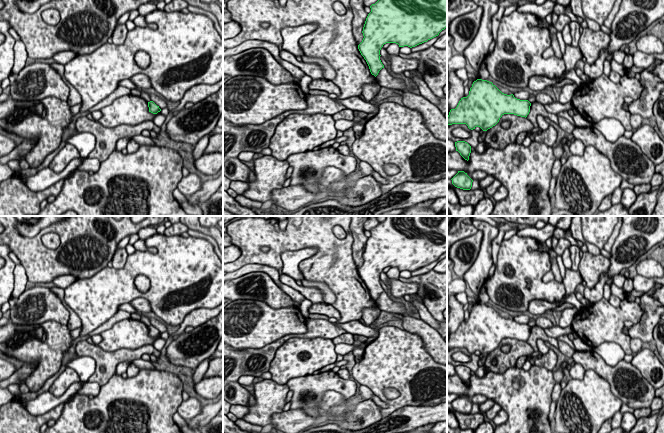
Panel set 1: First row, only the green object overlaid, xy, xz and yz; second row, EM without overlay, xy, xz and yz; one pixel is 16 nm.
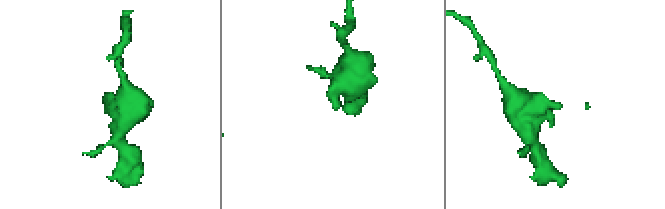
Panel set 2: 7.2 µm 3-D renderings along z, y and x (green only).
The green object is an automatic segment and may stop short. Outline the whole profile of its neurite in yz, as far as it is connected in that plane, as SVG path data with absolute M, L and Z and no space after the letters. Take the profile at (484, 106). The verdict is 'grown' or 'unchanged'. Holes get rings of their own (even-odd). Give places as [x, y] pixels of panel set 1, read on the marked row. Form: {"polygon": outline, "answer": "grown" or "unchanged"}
{"polygon": "M477 79L473 82L469 95L461 98L457 107L450 110L447 124L466 124L471 130L478 126L487 131L504 114L526 118L530 106L528 100L517 99L513 94L504 94L492 82Z", "answer": "unchanged"}

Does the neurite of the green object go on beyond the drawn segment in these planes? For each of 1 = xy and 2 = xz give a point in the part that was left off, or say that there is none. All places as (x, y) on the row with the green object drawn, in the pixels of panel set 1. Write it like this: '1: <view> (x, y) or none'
1: none
2: none

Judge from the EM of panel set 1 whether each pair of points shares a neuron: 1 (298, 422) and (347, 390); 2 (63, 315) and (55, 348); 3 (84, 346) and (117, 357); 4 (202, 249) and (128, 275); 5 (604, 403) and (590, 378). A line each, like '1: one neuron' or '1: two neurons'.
1: two neurons
2: two neurons
3: one neuron
4: one neuron
5: one neuron

